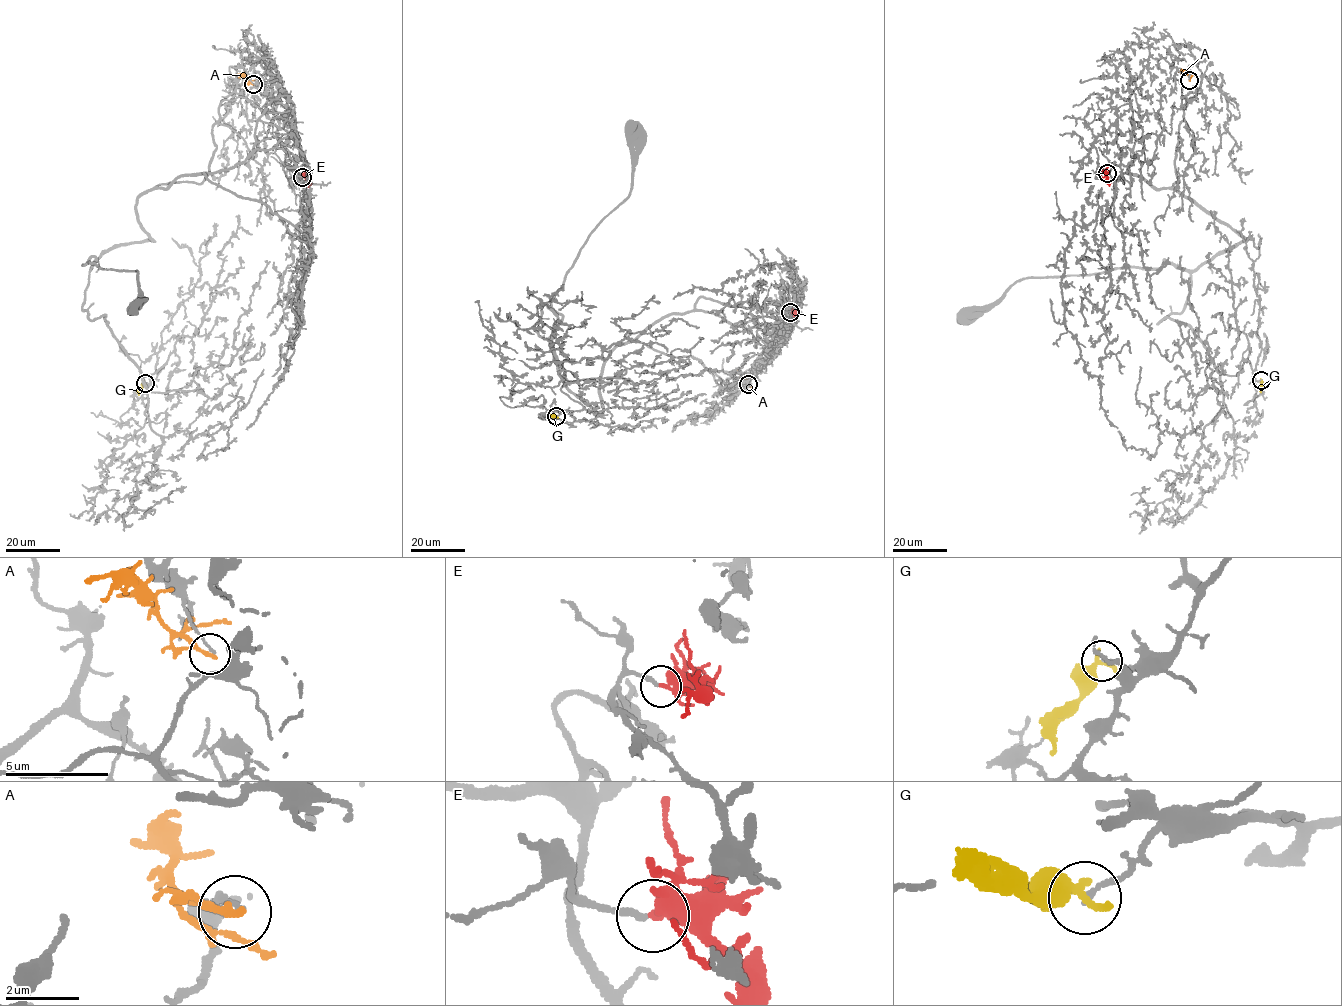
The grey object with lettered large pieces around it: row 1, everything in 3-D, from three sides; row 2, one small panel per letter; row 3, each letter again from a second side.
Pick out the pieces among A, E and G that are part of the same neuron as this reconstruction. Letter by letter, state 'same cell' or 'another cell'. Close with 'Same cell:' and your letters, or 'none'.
A: another cell
E: same cell
G: another cell
Same cell: E

